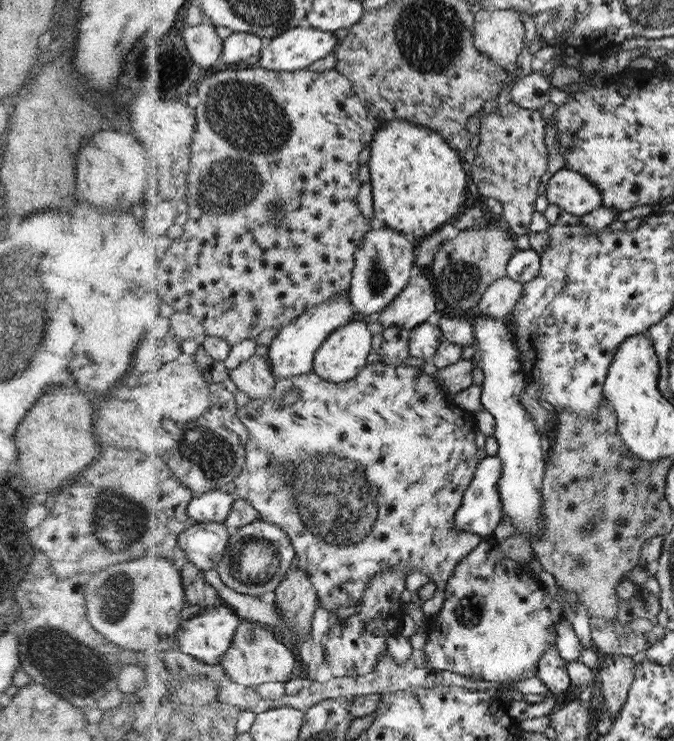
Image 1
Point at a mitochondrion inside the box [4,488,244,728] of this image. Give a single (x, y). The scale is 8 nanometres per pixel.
(70, 666)

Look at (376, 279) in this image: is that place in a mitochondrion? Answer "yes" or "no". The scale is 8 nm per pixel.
yes

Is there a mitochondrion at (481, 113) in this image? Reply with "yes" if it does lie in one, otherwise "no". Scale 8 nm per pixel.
no

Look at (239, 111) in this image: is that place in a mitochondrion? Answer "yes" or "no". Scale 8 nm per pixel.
yes

